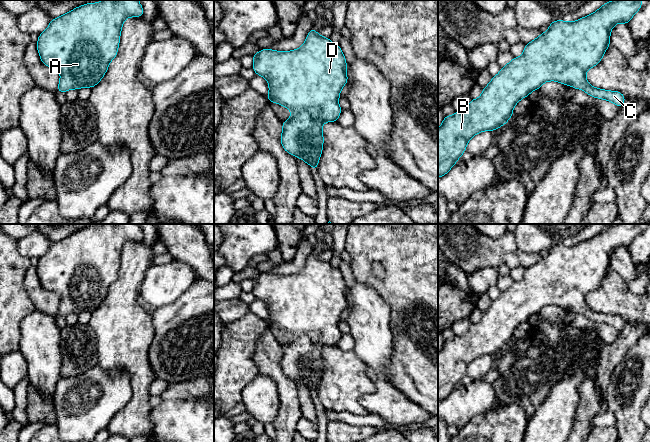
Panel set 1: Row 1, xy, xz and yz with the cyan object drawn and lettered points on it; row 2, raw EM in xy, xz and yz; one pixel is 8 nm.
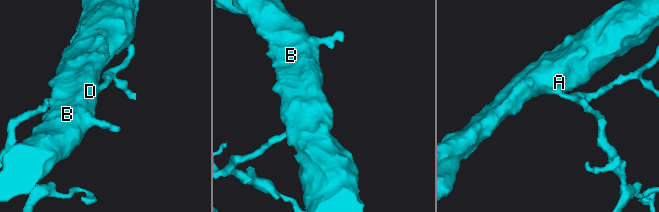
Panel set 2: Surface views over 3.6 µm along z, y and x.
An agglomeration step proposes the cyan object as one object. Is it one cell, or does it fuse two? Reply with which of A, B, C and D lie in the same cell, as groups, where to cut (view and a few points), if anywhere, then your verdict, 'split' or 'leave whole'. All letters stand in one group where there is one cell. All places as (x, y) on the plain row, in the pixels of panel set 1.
A B C D | no cut | leave whole

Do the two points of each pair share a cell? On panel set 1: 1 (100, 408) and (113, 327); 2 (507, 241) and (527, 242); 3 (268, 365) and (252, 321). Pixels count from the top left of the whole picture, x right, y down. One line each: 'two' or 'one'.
1: two
2: two
3: two

